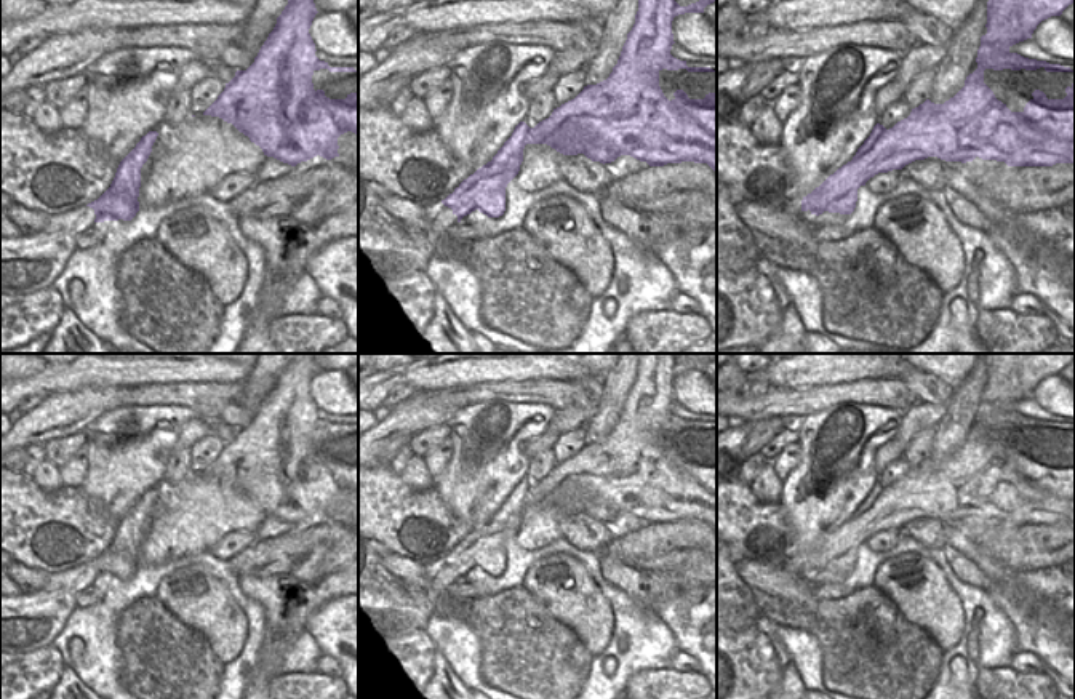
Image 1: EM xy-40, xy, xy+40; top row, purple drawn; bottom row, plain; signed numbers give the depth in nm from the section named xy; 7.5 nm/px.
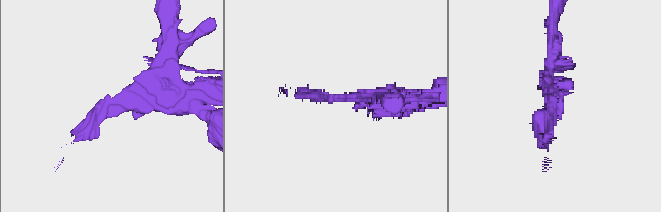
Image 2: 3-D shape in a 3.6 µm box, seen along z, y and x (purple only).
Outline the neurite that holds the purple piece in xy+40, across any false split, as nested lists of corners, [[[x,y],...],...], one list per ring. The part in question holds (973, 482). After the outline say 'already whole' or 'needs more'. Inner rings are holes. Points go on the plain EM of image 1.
[[[990,353],[987,392],[981,395],[976,416],[977,427],[966,435],[965,445],[944,462],[926,457],[889,488],[877,481],[853,518],[803,555],[801,571],[797,576],[813,584],[824,569],[851,573],[857,561],[857,547],[865,544],[870,536],[878,531],[902,528],[905,523],[928,515],[961,521],[979,515],[1005,520],[1008,525],[1075,523],[1075,441],[1065,446],[1067,454],[1064,457],[1048,457],[1043,449],[1035,448],[1022,470],[1011,470],[984,441],[985,427],[1037,429],[1043,425],[1046,430],[1073,430],[1061,422],[1029,417],[1009,409],[1013,403],[1032,397],[1041,379],[1061,374],[1073,360],[1075,353]]]; needs more

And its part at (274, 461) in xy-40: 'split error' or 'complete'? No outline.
complete

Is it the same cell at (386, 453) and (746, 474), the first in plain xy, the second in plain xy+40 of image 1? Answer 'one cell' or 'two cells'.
two cells

